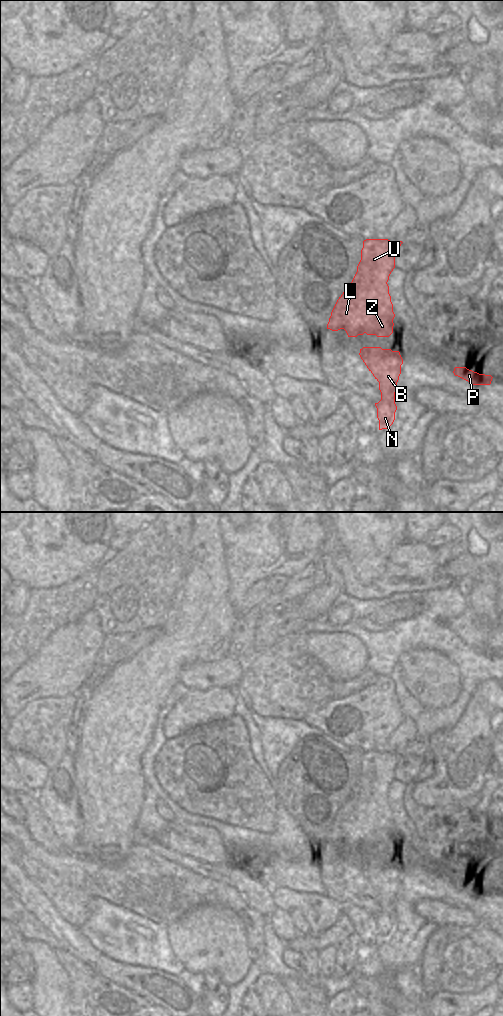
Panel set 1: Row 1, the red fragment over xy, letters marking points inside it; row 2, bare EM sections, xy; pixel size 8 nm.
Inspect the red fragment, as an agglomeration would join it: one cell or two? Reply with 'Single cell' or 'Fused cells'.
Fused cells

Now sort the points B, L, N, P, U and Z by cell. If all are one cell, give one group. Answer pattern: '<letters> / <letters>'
B L N U Z / P

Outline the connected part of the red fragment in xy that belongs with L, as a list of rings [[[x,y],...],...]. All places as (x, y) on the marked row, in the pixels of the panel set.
[[[366,239],[363,241],[361,260],[351,284],[337,300],[329,318],[327,329],[344,329],[348,337],[358,335],[376,335],[389,337],[393,333],[393,304],[387,284],[395,268],[395,256],[403,242],[388,239]]]

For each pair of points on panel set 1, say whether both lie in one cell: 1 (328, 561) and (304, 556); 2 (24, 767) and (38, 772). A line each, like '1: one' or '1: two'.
1: two
2: one

